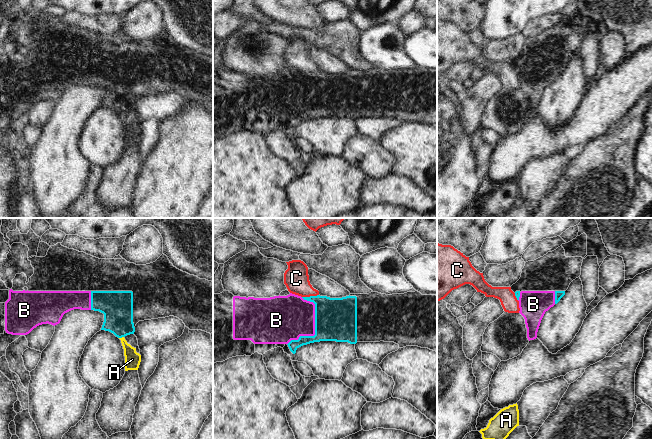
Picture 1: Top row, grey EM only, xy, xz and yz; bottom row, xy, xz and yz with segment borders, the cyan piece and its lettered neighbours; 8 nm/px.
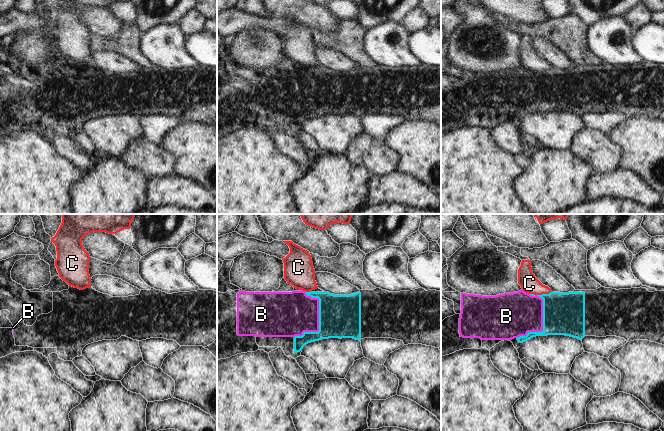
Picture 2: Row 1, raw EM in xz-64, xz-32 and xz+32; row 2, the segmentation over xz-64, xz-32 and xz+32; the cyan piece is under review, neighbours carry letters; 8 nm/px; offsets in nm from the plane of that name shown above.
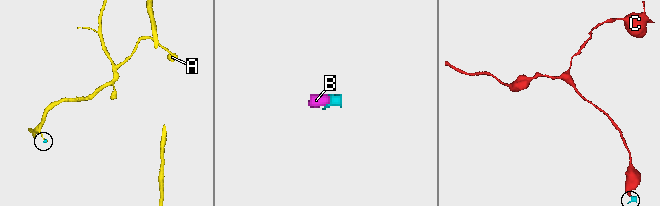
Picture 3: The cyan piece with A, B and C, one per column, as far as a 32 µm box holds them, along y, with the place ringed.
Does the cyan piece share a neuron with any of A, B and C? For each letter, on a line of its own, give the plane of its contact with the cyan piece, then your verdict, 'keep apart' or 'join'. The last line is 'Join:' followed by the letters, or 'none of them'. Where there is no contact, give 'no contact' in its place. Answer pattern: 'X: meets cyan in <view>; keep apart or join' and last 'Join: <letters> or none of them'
A: meets cyan in xy; keep apart
B: meets cyan in xz; keep apart
C: meets cyan in xz; keep apart
Join: none of them

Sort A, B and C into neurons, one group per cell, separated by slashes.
A C / B

